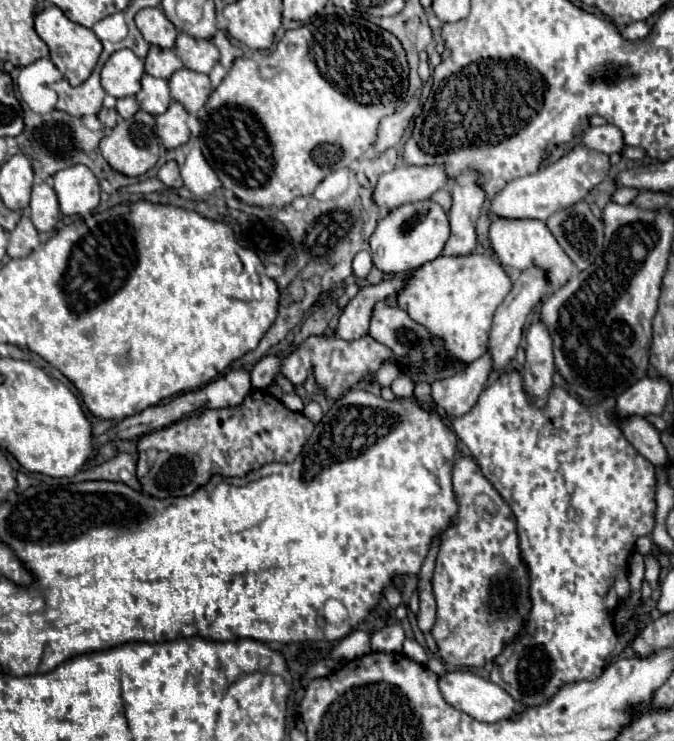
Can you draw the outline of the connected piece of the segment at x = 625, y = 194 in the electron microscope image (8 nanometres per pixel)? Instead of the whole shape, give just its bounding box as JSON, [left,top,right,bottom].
[612,187,639,205]

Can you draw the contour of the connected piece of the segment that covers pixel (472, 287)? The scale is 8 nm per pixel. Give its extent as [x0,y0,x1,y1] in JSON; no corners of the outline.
[396,256,512,364]

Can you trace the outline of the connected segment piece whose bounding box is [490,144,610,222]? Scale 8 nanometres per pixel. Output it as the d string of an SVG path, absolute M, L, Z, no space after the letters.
M582 144L572 148L564 158L550 166L542 166L536 174L528 174L516 180L510 180L492 200L490 200L490 216L524 220L534 218L546 222L554 212L564 210L576 202L580 202L608 172L610 162L608 156L596 150L588 150Z

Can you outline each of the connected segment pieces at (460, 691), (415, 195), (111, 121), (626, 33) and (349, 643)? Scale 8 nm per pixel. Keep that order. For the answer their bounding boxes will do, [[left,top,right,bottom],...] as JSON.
[[438,670,516,722],[372,166,448,212],[98,108,118,128],[620,22,650,40],[328,630,370,660]]

